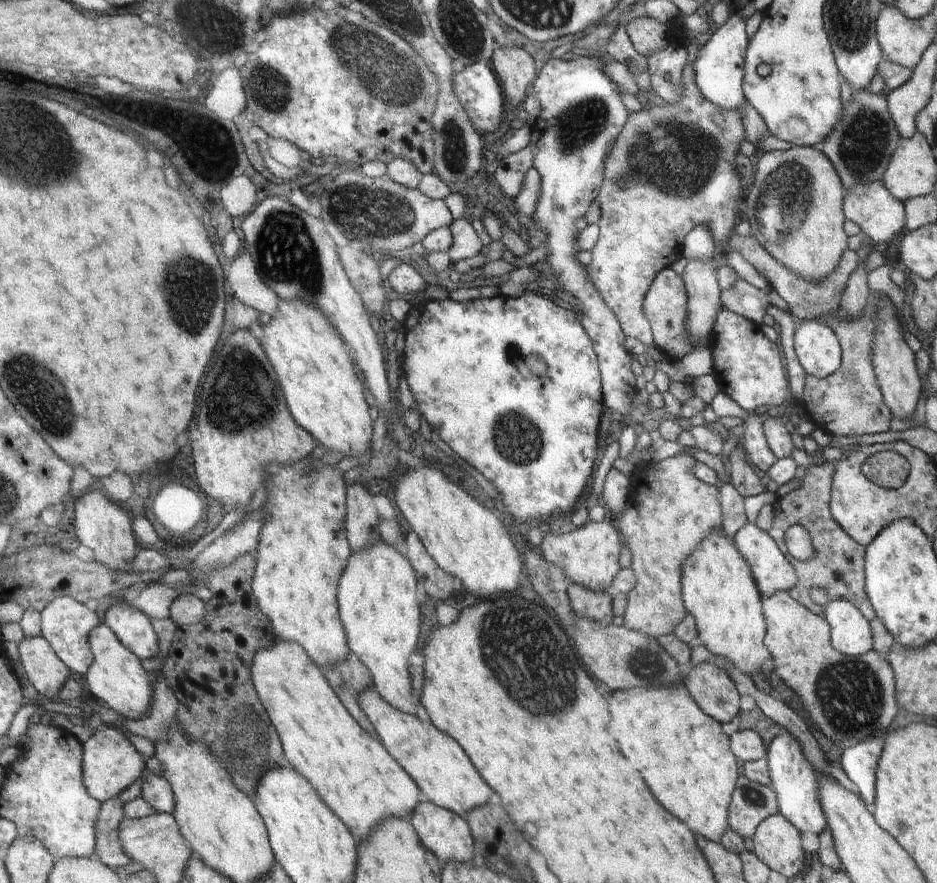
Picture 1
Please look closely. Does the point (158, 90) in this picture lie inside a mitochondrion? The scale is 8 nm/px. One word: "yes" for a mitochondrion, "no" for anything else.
no

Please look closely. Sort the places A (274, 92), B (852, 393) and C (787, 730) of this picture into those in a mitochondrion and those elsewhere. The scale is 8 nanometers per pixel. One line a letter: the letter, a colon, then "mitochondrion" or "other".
A: mitochondrion
B: mitochondrion
C: other

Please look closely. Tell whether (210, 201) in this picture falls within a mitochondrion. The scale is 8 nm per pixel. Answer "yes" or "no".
no

